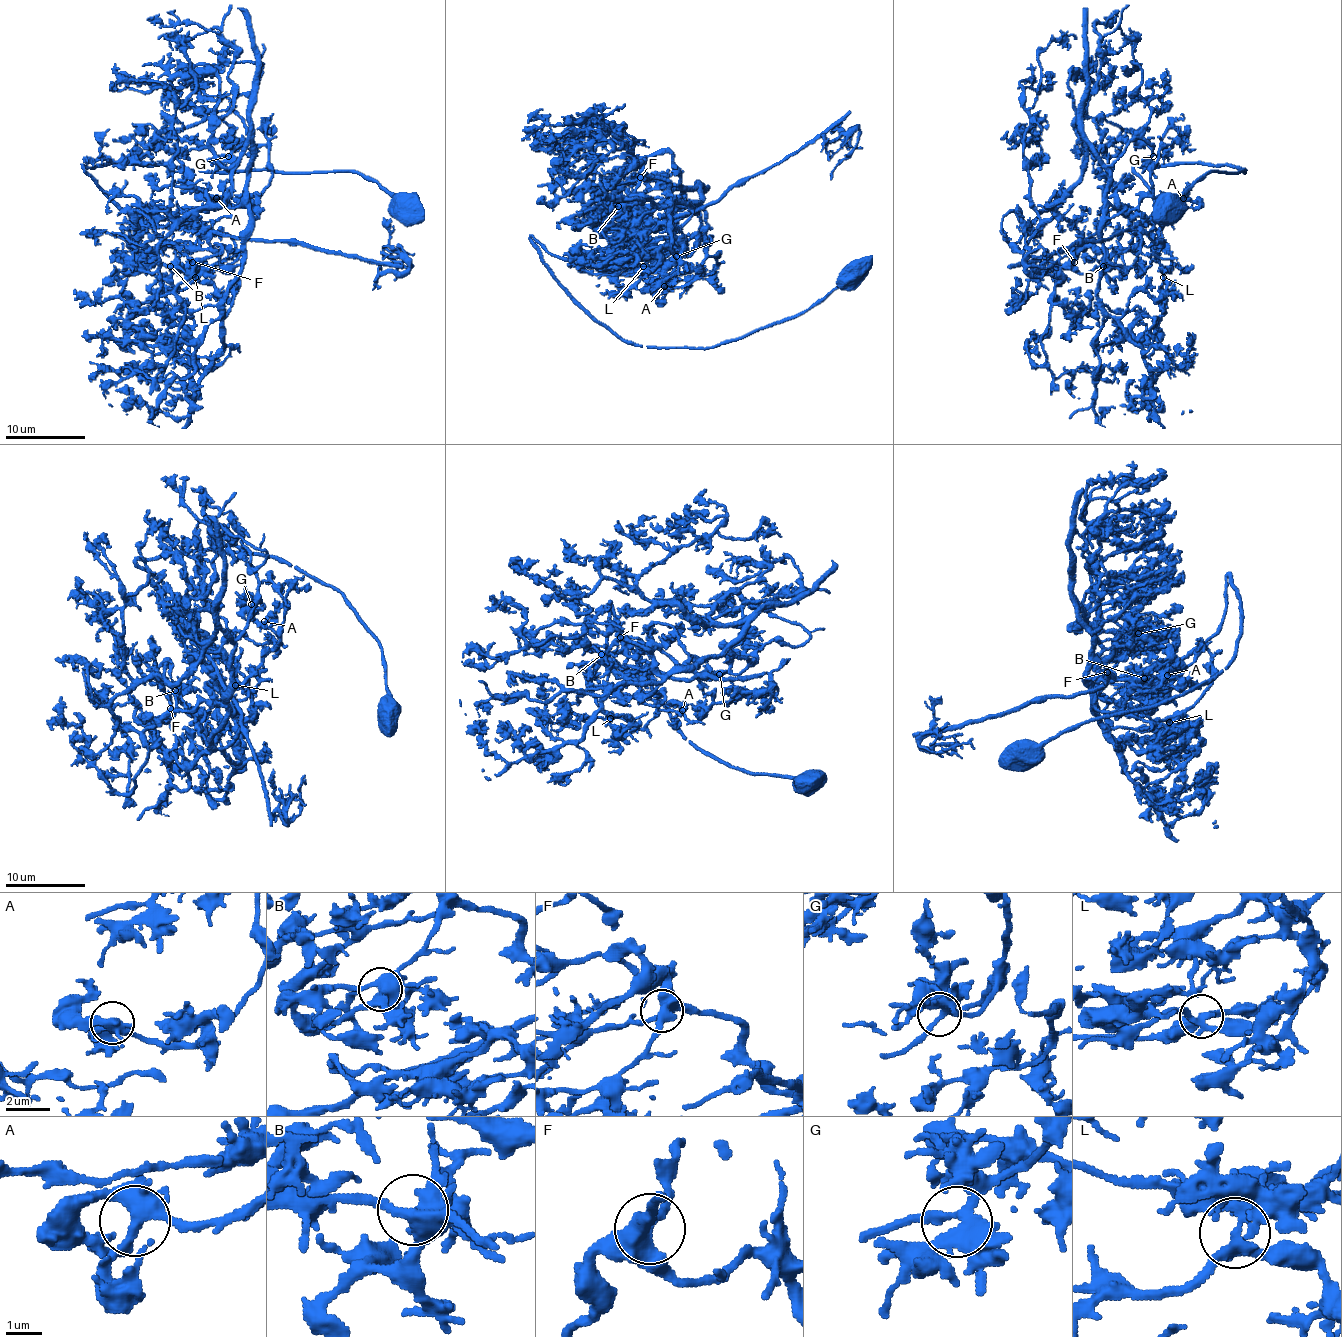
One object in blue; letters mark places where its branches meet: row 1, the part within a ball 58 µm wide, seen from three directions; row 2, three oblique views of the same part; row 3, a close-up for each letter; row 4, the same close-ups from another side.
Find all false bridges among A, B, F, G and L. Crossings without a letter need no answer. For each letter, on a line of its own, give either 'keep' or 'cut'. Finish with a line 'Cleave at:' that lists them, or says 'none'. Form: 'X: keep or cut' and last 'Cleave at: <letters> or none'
A: keep
B: keep
F: keep
G: keep
L: cut
Cleave at: L

